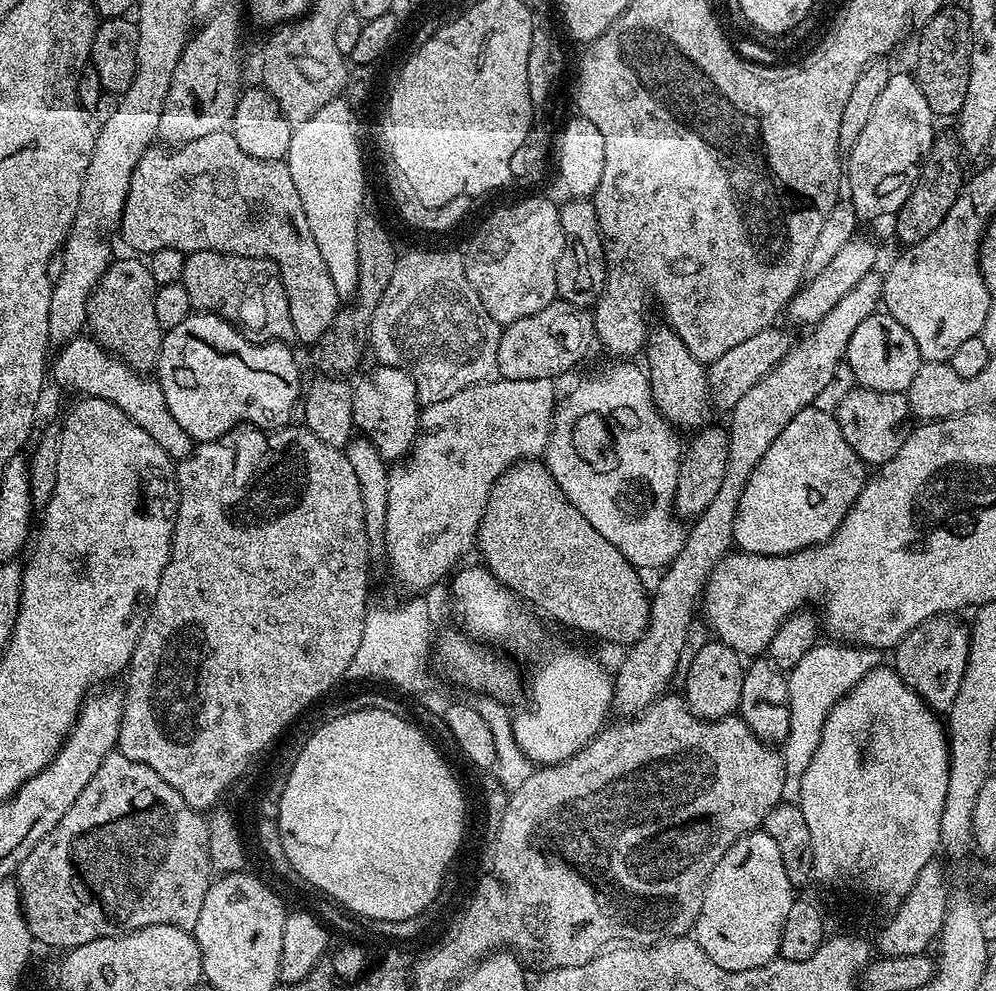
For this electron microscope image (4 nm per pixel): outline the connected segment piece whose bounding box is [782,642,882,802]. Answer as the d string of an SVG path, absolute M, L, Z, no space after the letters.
M844 642L817 643L815 648L802 657L802 662L787 673L788 701L790 702L790 730L788 737L782 741L784 758L784 800L796 802L800 799L802 774L818 750L822 726L830 710L851 690L867 672L881 667L881 653L863 646L849 646Z

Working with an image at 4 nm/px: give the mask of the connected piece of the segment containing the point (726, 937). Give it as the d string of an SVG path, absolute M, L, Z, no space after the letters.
M762 830L747 832L734 842L734 846L730 846L730 850L726 850L726 854L722 854L718 866L714 866L714 874L710 874L710 882L704 891L702 910L696 919L694 938L702 950L706 950L710 962L718 962L722 970L733 972L766 966L766 962L780 955L782 926L786 926L786 914L790 914L793 899L794 889L790 878L786 878L786 866L782 862L778 842Z

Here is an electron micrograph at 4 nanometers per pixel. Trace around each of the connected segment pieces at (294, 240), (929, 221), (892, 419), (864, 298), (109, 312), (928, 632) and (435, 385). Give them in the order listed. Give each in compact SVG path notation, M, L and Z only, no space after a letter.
M228 130L206 134L206 138L194 138L194 142L186 142L171 150L164 146L147 148L130 178L130 190L118 236L136 254L151 254L163 248L173 248L185 254L225 252L231 256L273 260L290 302L295 339L301 340L305 346L315 344L317 338L326 334L342 307L342 301L334 294L334 282L330 282L326 262L322 262L322 253L314 243L314 234L310 234L310 226L306 226L302 198L298 198L298 190L294 190L294 178L290 178L287 163L284 160L250 158L250 154L246 154L246 150L234 142Z
M937 139L933 143L932 152L920 169L920 177L910 190L910 198L906 198L906 202L894 216L896 236L901 240L901 245L922 242L922 238L926 238L926 234L930 234L930 230L936 229L938 222L946 218L950 206L954 206L956 197L966 183L966 172L960 169L960 160L962 161L962 149L955 139Z
M859 386L849 387L842 402L834 413L838 426L842 430L842 438L850 442L852 449L863 460L865 465L879 466L885 464L906 442L910 431L912 411L908 405L908 397L903 392L879 392Z
M875 271L868 272L866 278L862 278L862 282L858 282L858 286L854 286L854 290L850 290L850 294L846 294L846 298L842 298L842 302L838 302L838 306L834 306L834 310L830 310L830 314L826 314L826 318L822 318L816 323L809 331L812 333L802 337L801 340L799 337L793 343L790 351L784 355L782 362L778 362L778 366L774 366L770 370L770 374L766 374L766 378L762 378L762 382L758 382L758 386L752 387L738 402L738 406L734 406L730 410L732 421L727 421L726 424L728 429L726 478L722 478L722 487L718 489L718 494L714 494L714 502L710 502L710 506L706 506L706 510L701 516L695 517L693 524L696 525L687 529L684 545L678 558L674 558L668 563L668 567L663 569L661 576L664 577L657 582L656 592L654 588L650 596L646 630L640 635L640 639L627 649L628 657L621 662L620 669L614 672L612 708L615 715L617 712L617 717L638 716L641 712L645 712L658 697L669 691L678 654L681 652L686 632L698 608L698 599L703 595L704 587L708 584L708 579L712 576L716 563L728 555L733 547L734 522L738 514L738 502L742 498L742 490L746 486L750 474L754 472L754 466L758 466L758 462L762 462L762 454L766 454L766 450L770 450L770 442L774 442L774 438L778 438L778 434L782 434L782 430L801 410L813 407L818 394L821 394L822 390L838 376L836 367L839 364L841 367L845 363L854 330L858 330L858 326L862 326L862 322L866 322L866 318L870 318L881 307L884 282L879 275L876 275Z
M140 258L132 259L136 260L113 259L107 270L104 271L102 278L96 284L96 289L88 299L88 322L86 328L91 339L98 341L107 352L117 356L122 362L129 364L135 372L148 374L155 369L160 357L165 329L158 326L158 318L154 311L154 294L158 286L154 282L154 278L150 278L147 263Z
M940 612L936 616L926 618L926 622L907 632L894 649L896 673L902 678L902 682L913 688L937 714L947 713L951 708L962 686L962 678L968 665L970 628L967 623L963 624L960 618L950 612Z
M459 251L408 252L397 259L394 278L390 278L390 286L386 286L386 294L382 294L378 310L374 310L368 343L371 355L373 352L383 367L402 368L410 374L419 399L424 396L450 398L458 394L458 390L500 379L498 342L501 331L502 326L490 318L486 306L482 306L482 298L478 298L466 274L464 258Z

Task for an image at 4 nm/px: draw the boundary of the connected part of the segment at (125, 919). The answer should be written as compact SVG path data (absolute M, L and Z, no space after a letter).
M114 750L98 766L94 778L74 798L74 806L62 814L62 822L26 854L14 873L24 905L26 926L33 941L52 948L77 948L98 938L122 936L146 926L169 924L195 929L202 898L214 879L214 869L208 849L208 825L150 766L134 762Z

